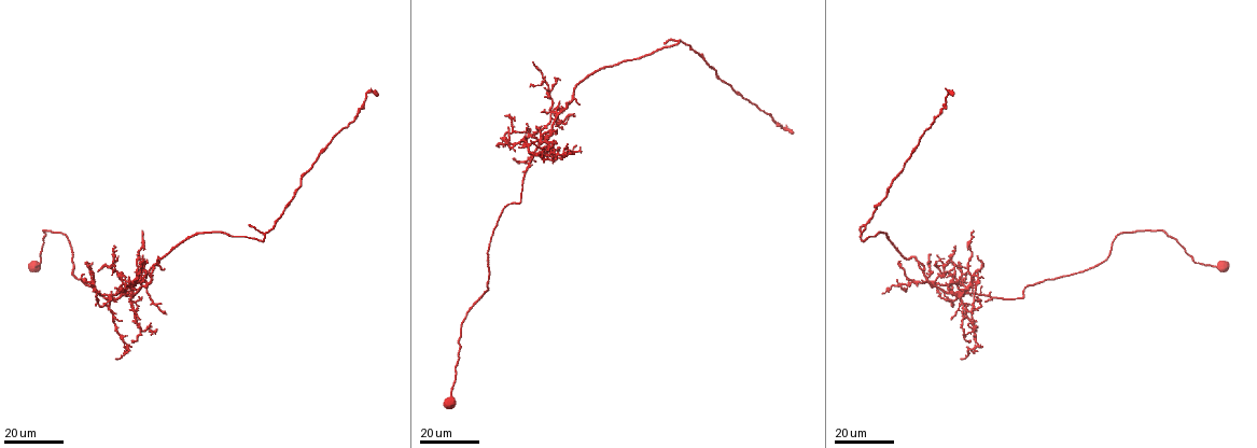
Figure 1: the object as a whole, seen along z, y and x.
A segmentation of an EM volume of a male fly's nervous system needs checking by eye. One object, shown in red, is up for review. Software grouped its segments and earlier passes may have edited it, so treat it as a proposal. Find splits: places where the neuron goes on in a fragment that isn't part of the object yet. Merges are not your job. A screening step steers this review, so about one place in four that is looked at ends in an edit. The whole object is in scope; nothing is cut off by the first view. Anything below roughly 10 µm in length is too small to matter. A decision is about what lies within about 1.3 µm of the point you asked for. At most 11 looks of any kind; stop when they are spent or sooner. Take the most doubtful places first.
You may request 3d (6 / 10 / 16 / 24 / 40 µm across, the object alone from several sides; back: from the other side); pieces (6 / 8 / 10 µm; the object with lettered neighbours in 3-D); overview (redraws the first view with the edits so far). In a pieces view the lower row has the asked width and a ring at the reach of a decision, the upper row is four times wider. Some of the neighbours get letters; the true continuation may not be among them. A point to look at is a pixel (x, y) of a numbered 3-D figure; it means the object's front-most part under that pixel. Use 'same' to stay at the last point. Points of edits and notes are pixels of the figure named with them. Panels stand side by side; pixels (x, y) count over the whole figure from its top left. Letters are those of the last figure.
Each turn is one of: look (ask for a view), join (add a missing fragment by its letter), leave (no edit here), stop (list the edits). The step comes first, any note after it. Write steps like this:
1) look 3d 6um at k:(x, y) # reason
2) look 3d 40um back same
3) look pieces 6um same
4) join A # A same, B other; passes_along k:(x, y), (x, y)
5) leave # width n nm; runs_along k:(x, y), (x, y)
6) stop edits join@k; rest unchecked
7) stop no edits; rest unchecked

look 3d 16um at 1:(143, 229) # end of a long branch

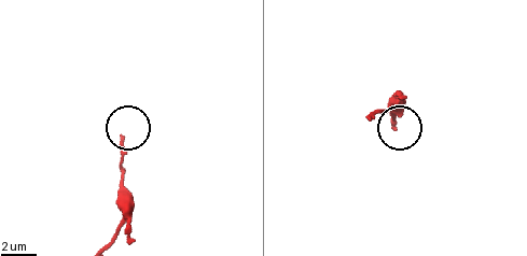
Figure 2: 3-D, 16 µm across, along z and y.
look pieces 10um at 2:(122, 137) # see the neighbours

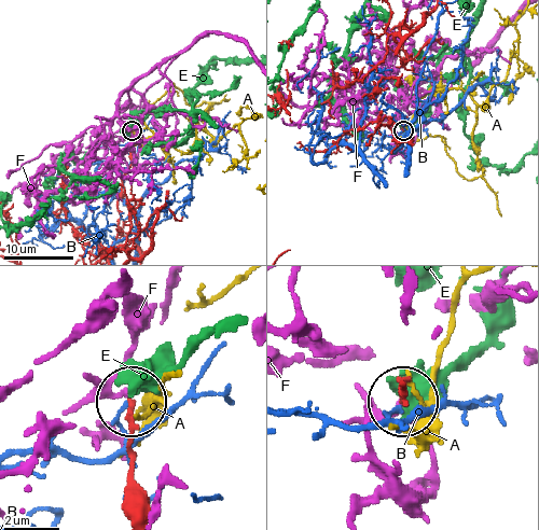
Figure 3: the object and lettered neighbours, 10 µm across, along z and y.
leave # A other, B other, E other, F other; runs_along 3:(134, 514), (126, 444), (132, 405); none of them fits

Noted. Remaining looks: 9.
look 3d 16um at 1:(971, 315) # tapers out

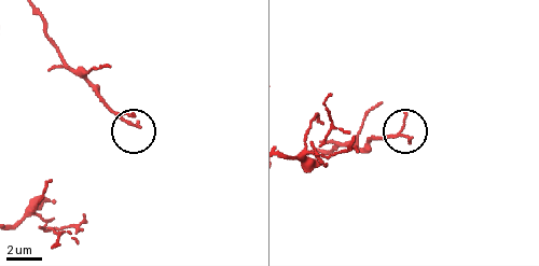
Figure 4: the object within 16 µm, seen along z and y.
look 3d 6um at 4:(408, 140)

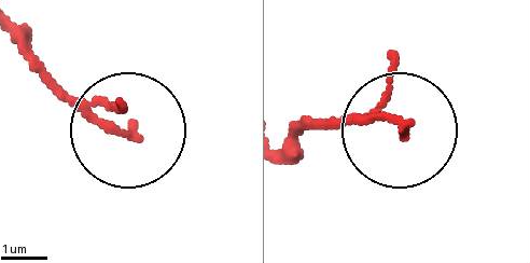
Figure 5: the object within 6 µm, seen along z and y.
look pieces 10um at 5:(134, 125) # what lies round it

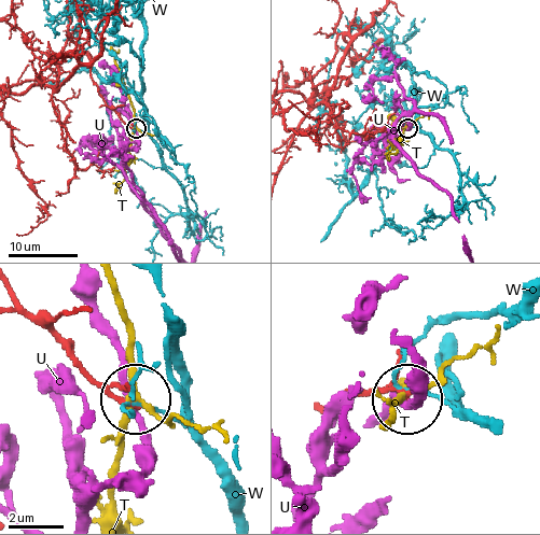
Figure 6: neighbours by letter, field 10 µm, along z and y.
leave # T other, U other, W other; no lettered fragment goes on from it

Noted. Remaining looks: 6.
look 3d 16um at 1:(664, 43)

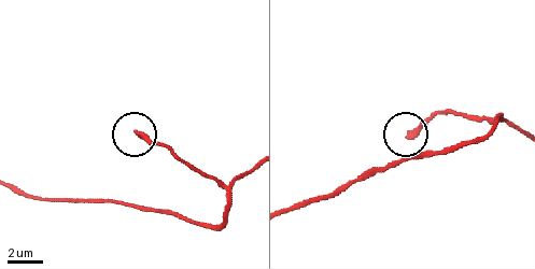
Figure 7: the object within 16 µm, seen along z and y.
look 3d 6um at 7:(139, 133) # closer look

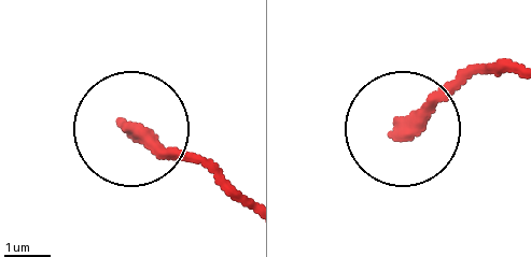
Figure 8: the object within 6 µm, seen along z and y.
look pieces 10um at 8:(403, 132)

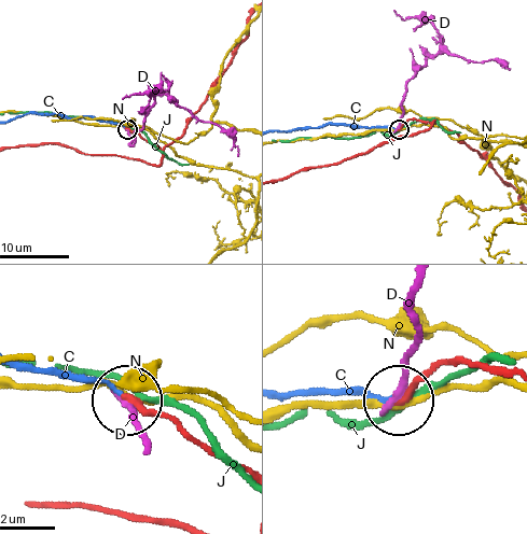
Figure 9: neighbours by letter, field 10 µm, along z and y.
join C # C same, D other, J other, N other; passes_along 9:(415, 120), (396, 128), (323, 124), (294, 129); it goes on there

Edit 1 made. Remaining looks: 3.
look 3d 24um at 1:(143, 280) # tapers out

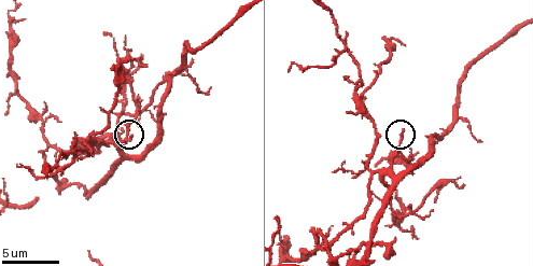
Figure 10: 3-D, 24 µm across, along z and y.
look pieces 10um at 10:(404, 131)

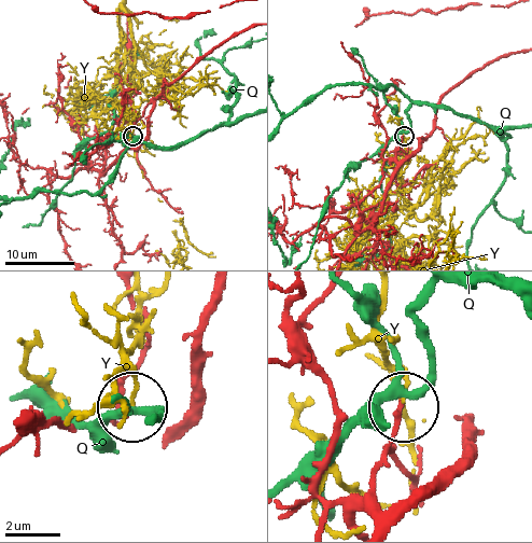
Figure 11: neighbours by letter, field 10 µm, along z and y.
leave # width 170 nm; Q other, Y other; runs_along 11:(356, 237), (379, 209), (396, 169), (396, 150), (402, 136); no lettered fragment goes on from it

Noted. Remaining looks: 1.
look pieces 6um at 10:(120, 128) # thin end

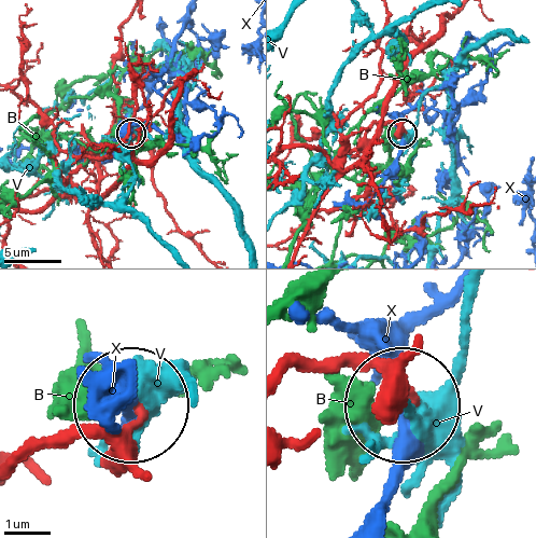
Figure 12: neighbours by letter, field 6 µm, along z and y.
leave # B other, V other, X other; runs_along 12:(16, 463), (110, 436), (132, 408); no lettered fragment goes on from it

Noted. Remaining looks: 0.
stop edits join@9; rest unchecked

